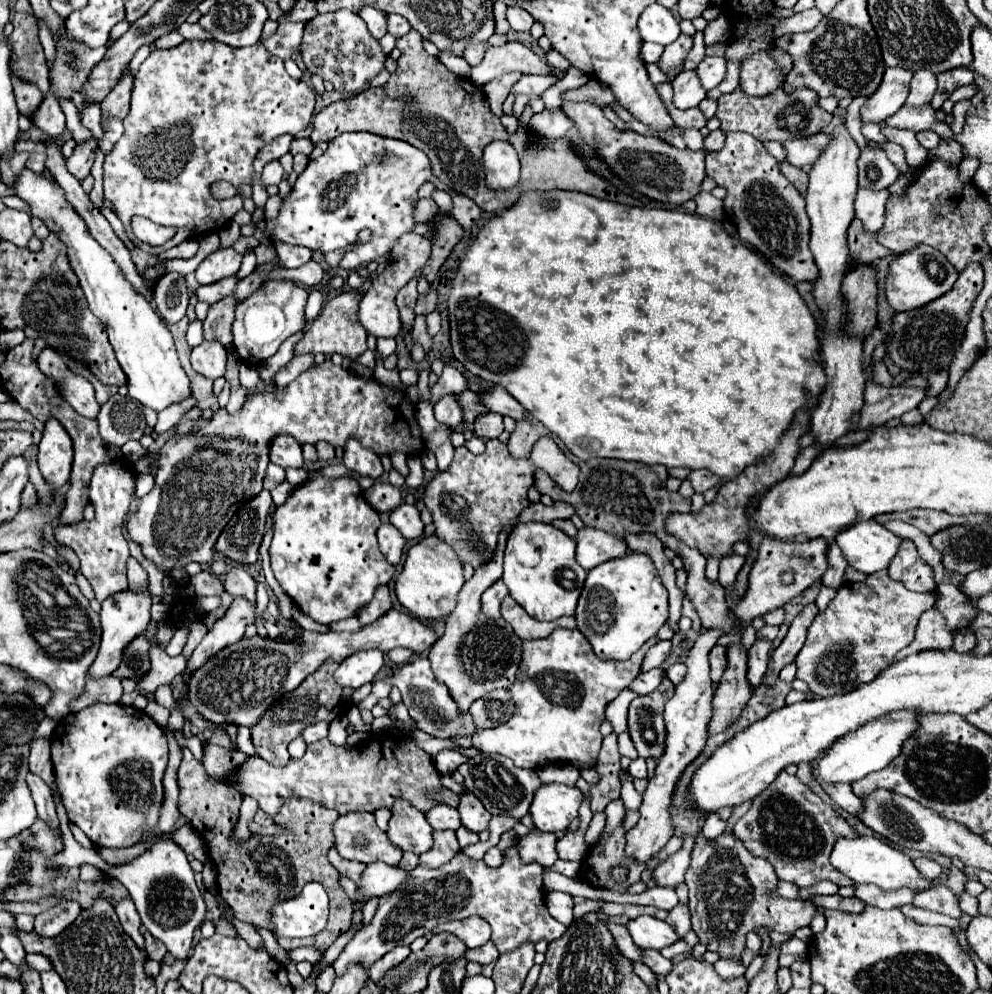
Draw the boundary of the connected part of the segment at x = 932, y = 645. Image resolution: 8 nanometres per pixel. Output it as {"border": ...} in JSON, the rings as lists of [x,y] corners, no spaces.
{"border":[[[928,610],[920,616],[914,642],[904,650],[900,650],[900,654],[896,654],[896,660],[902,660],[922,650],[950,650],[950,648],[952,648],[952,632],[946,630],[942,614],[938,610]]]}

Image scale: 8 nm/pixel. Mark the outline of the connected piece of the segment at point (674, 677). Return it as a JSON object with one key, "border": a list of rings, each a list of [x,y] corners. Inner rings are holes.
{"border":[[[674,664],[666,670],[666,676],[674,686],[678,686],[684,680],[684,674],[686,674],[686,664]]]}

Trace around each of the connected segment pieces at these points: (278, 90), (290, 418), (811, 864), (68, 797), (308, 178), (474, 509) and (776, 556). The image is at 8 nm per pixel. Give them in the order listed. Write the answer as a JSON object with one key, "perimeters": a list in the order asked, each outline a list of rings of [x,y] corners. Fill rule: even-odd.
{"perimeters":[[[[192,40],[192,42],[182,42],[180,46],[176,48],[170,48],[170,50],[156,50],[152,52],[140,66],[140,70],[136,72],[134,76],[134,86],[132,86],[132,102],[130,102],[130,114],[124,118],[124,134],[122,138],[116,142],[112,154],[106,156],[104,160],[104,198],[112,202],[114,206],[114,214],[122,220],[124,224],[124,230],[128,234],[128,238],[142,250],[146,252],[152,252],[152,254],[158,254],[158,252],[164,252],[176,244],[180,244],[184,238],[198,238],[202,234],[208,234],[208,232],[214,232],[214,230],[220,230],[226,222],[232,220],[232,216],[242,210],[242,196],[236,194],[234,198],[230,200],[214,200],[210,196],[210,184],[216,182],[216,180],[228,180],[234,184],[234,188],[240,188],[242,184],[252,184],[254,180],[254,160],[258,156],[258,152],[262,150],[264,144],[272,142],[274,138],[282,136],[284,132],[286,134],[292,134],[292,136],[298,136],[308,124],[310,124],[310,118],[312,118],[312,112],[314,112],[314,90],[308,88],[302,80],[292,80],[284,68],[284,60],[276,58],[274,54],[270,54],[262,42],[254,44],[254,46],[248,46],[248,48],[232,48],[232,46],[224,46],[220,42],[214,42],[214,40]],[[132,216],[144,216],[156,224],[162,224],[162,226],[172,226],[176,230],[174,238],[162,246],[150,246],[146,242],[140,242],[132,230],[130,230],[130,218]]],[[[326,360],[324,364],[314,364],[310,370],[306,370],[304,374],[300,374],[300,378],[296,378],[284,392],[266,392],[266,394],[252,394],[244,406],[236,412],[236,414],[228,414],[226,408],[220,408],[214,412],[212,416],[212,422],[204,428],[204,430],[198,430],[196,434],[186,434],[182,438],[170,438],[164,446],[162,446],[162,456],[160,456],[160,462],[158,462],[158,472],[156,472],[156,486],[152,492],[148,492],[142,500],[140,500],[140,506],[138,510],[130,516],[126,528],[130,532],[130,538],[134,542],[138,542],[142,546],[142,552],[146,558],[150,558],[162,572],[164,570],[172,570],[172,568],[184,568],[188,562],[196,560],[196,562],[212,562],[214,558],[214,544],[216,544],[216,538],[220,536],[220,532],[224,530],[224,526],[228,524],[228,520],[232,518],[232,514],[248,500],[248,498],[254,498],[260,490],[262,490],[262,478],[266,474],[266,464],[268,464],[268,438],[274,438],[276,434],[280,432],[286,432],[290,436],[294,436],[296,440],[310,440],[310,444],[316,444],[318,440],[326,440],[330,442],[332,446],[344,446],[346,444],[346,438],[348,436],[356,436],[364,446],[368,446],[370,450],[374,450],[376,454],[392,454],[394,450],[402,450],[406,454],[420,454],[424,442],[422,442],[422,436],[420,436],[420,426],[416,422],[416,416],[414,416],[414,408],[408,400],[406,394],[402,392],[394,392],[394,390],[388,390],[384,386],[380,386],[376,380],[368,380],[368,378],[360,378],[360,376],[354,376],[350,370],[342,368],[342,366],[336,366],[332,364],[332,360]]],[[[780,772],[776,782],[768,786],[768,790],[760,792],[750,810],[736,822],[732,828],[734,836],[754,854],[768,860],[778,880],[794,882],[800,888],[814,886],[820,880],[830,880],[838,886],[848,886],[852,880],[844,878],[830,862],[830,852],[838,836],[856,834],[852,826],[828,804],[824,804],[806,784],[802,784],[796,776]]],[[[96,702],[86,706],[80,712],[68,714],[68,718],[64,718],[64,722],[58,722],[54,734],[52,734],[52,762],[54,762],[54,774],[56,774],[56,784],[60,788],[62,794],[62,802],[64,808],[68,812],[68,818],[84,830],[84,834],[94,842],[96,848],[130,848],[136,842],[140,842],[140,838],[148,832],[154,830],[154,826],[160,820],[160,808],[164,802],[164,786],[162,786],[162,778],[164,778],[164,770],[168,764],[168,742],[166,736],[162,732],[162,728],[142,710],[136,710],[134,706],[124,706],[124,704],[104,704],[104,702]]],[[[370,132],[340,134],[328,142],[328,150],[320,158],[314,158],[308,162],[306,170],[298,176],[296,186],[292,188],[290,196],[282,202],[278,218],[268,220],[270,238],[282,240],[288,244],[300,244],[300,246],[306,246],[310,250],[320,250],[320,252],[332,252],[332,250],[344,248],[346,254],[340,260],[340,268],[356,270],[358,266],[368,264],[370,260],[390,254],[390,250],[394,248],[394,244],[400,240],[402,234],[414,232],[418,224],[414,220],[418,188],[424,182],[430,182],[432,178],[434,174],[432,174],[428,156],[422,150],[410,146],[408,142],[402,142],[396,138],[384,138],[384,136],[370,134]],[[362,228],[370,228],[374,232],[372,242],[358,246],[354,250],[348,250]]],[[[488,440],[486,452],[480,456],[472,454],[466,446],[456,448],[450,468],[444,472],[438,472],[434,476],[434,480],[428,484],[428,488],[424,492],[424,504],[432,514],[432,520],[436,526],[436,536],[454,548],[454,552],[458,554],[462,564],[470,564],[476,570],[492,560],[496,546],[498,546],[498,534],[502,530],[510,530],[516,524],[518,514],[530,504],[526,494],[534,482],[534,478],[532,478],[534,470],[536,470],[536,464],[532,460],[528,460],[528,458],[516,460],[508,452],[506,444],[502,444],[500,440]]],[[[764,536],[756,564],[750,572],[750,582],[748,582],[748,592],[746,596],[732,608],[736,616],[740,616],[742,626],[746,626],[752,618],[766,614],[768,610],[774,610],[778,606],[784,606],[790,602],[794,596],[804,592],[812,582],[820,580],[824,572],[828,570],[828,546],[832,540],[828,538],[814,538],[808,542],[786,542],[774,536]],[[792,570],[794,572],[794,582],[784,584],[782,574]]]]}

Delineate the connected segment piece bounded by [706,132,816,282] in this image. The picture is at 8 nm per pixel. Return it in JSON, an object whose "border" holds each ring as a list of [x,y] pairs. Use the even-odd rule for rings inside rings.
{"border":[[[724,132],[726,144],[720,152],[706,154],[706,176],[716,180],[716,184],[728,190],[724,198],[726,214],[736,222],[738,234],[742,242],[754,246],[760,254],[768,258],[768,262],[794,280],[812,280],[816,278],[816,264],[812,262],[812,252],[808,250],[808,216],[804,210],[804,196],[784,178],[780,172],[780,162],[768,154],[766,146],[748,132]]]}

